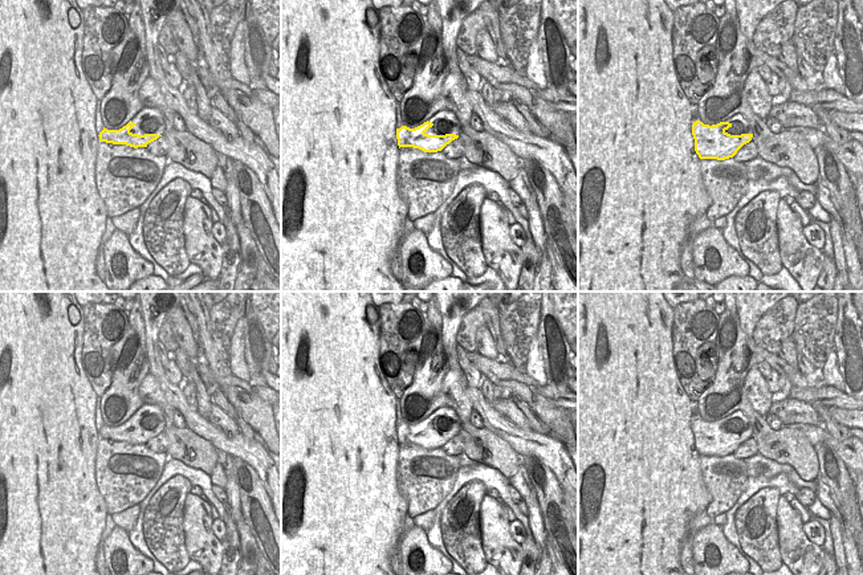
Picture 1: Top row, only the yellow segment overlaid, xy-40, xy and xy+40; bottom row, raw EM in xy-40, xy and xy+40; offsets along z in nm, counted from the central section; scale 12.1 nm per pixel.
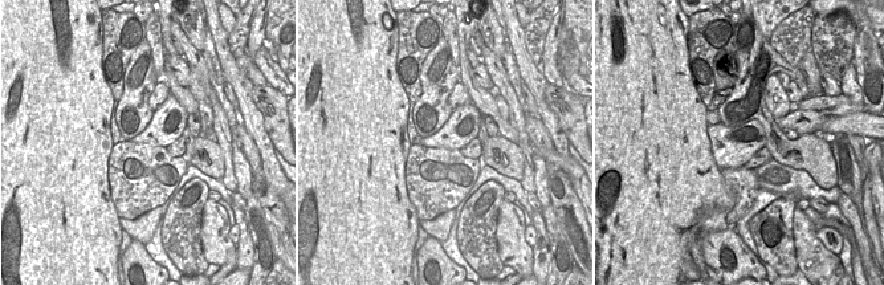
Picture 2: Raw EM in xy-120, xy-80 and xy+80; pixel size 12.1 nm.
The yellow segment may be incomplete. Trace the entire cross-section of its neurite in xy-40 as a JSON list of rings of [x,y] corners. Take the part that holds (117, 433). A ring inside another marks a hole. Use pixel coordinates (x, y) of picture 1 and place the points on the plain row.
[[[131,417],[123,423],[119,427],[107,427],[103,424],[103,427],[99,429],[99,439],[113,440],[113,441],[126,441],[134,445],[138,444],[147,444],[148,440],[156,437],[159,433],[158,431],[144,431],[138,432],[133,431],[130,427],[137,420],[133,420]]]

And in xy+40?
[[[700,417],[693,419],[695,448],[700,456],[725,457],[733,454],[744,441],[752,437],[753,431],[730,432],[726,429],[729,424],[732,424],[729,419],[712,423]]]

